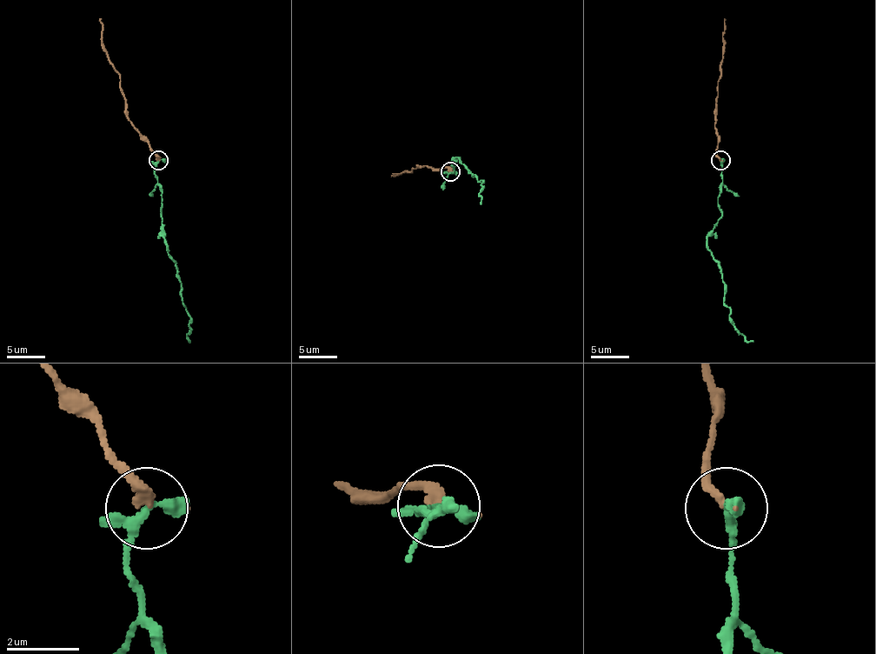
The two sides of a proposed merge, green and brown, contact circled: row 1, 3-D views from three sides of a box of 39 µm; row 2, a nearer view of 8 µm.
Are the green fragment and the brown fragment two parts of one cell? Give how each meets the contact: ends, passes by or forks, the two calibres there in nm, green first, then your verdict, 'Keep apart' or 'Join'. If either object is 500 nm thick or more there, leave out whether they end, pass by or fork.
At the ring green passes by. At the ring brown ends. Thickness 280 nm (green) against 320 nm. Join

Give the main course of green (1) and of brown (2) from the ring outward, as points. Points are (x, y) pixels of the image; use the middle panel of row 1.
1: (450, 170), (446, 173), (454, 169), (454, 173), (454, 161), (458, 157), (482, 183), (479, 196), (481, 203)
2: (450, 170), (446, 167), (420, 167), (391, 175)

